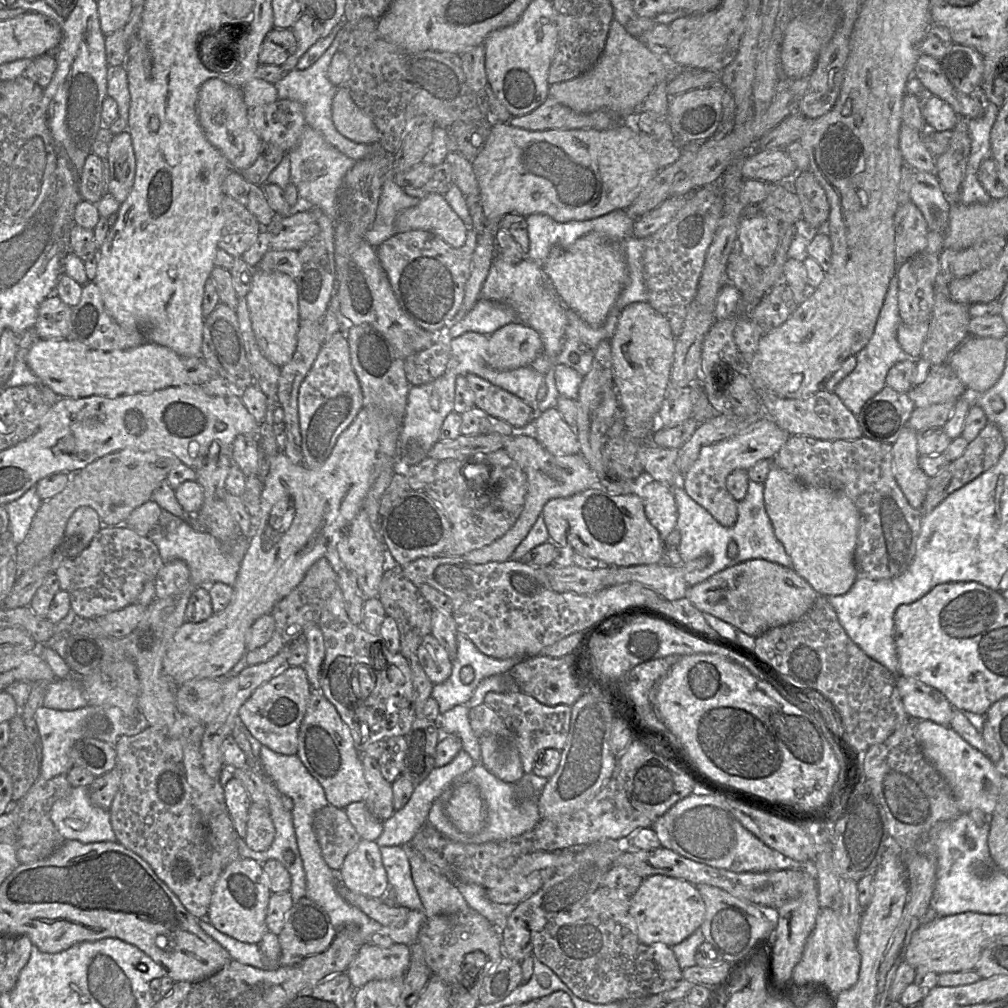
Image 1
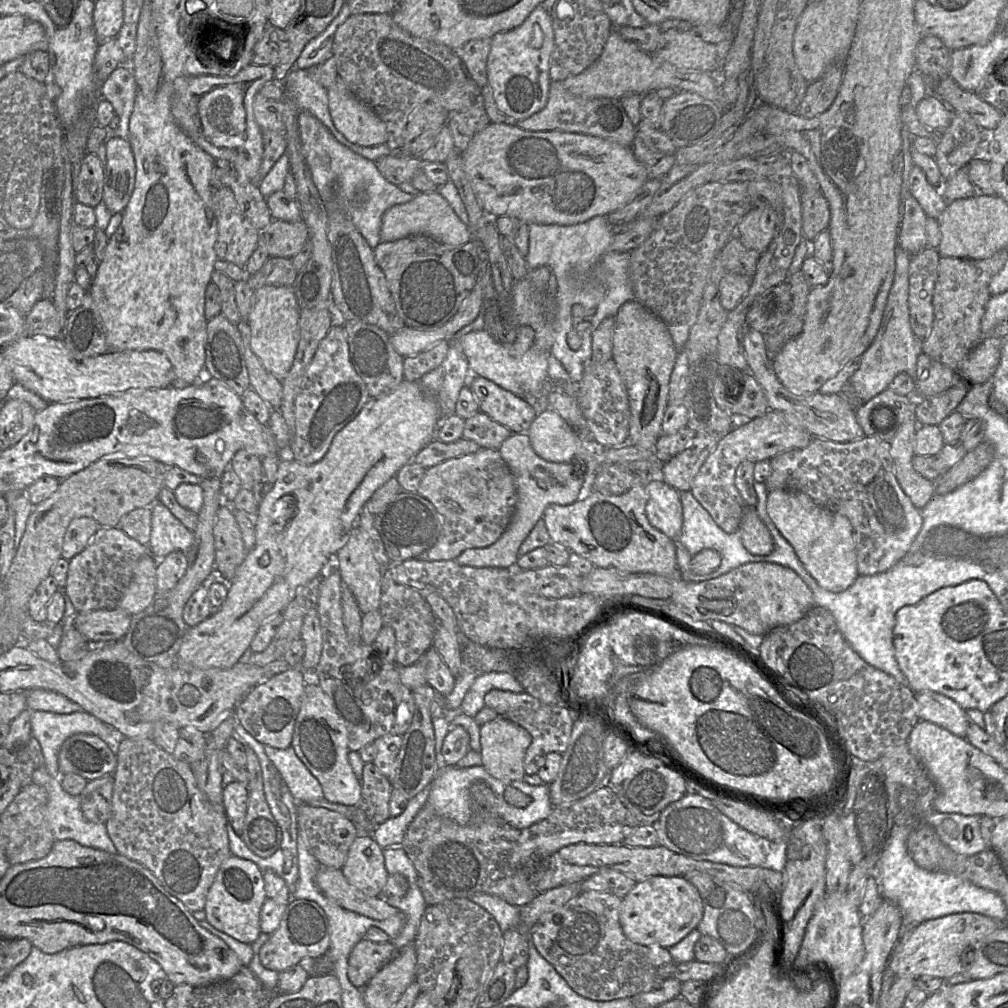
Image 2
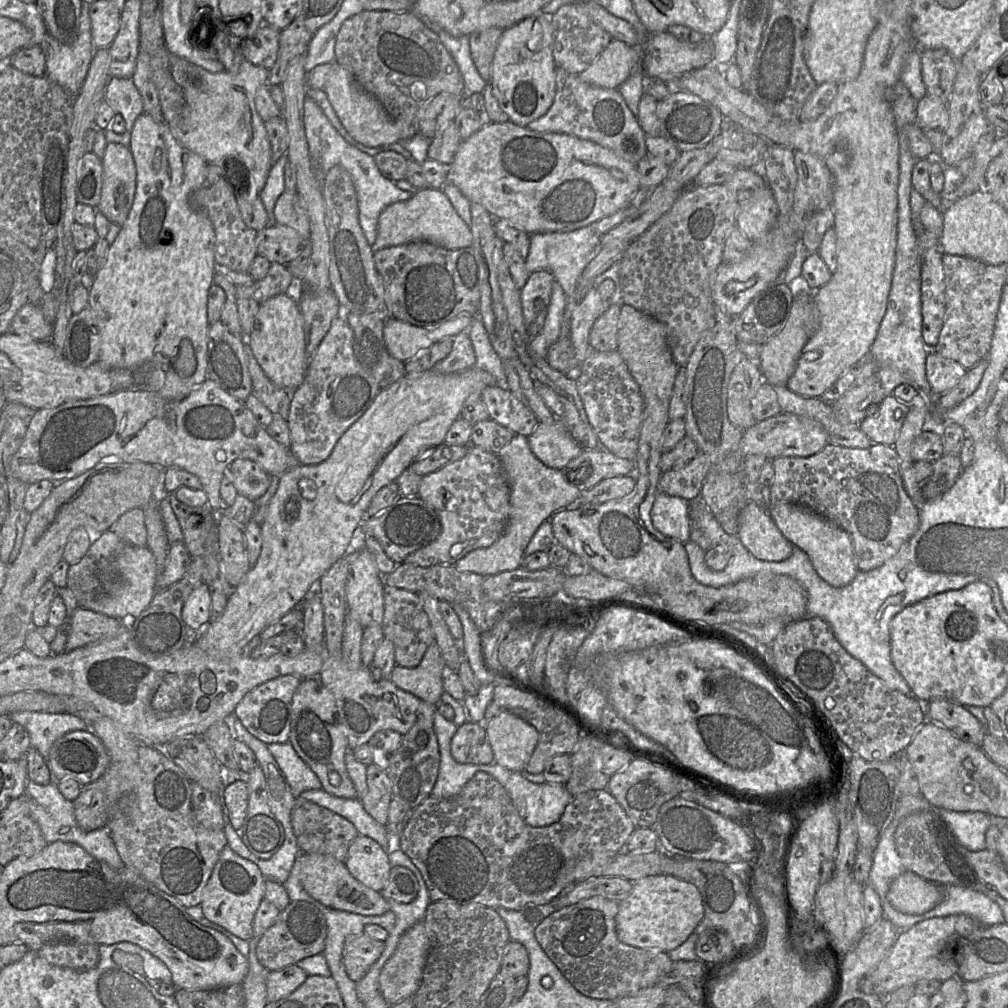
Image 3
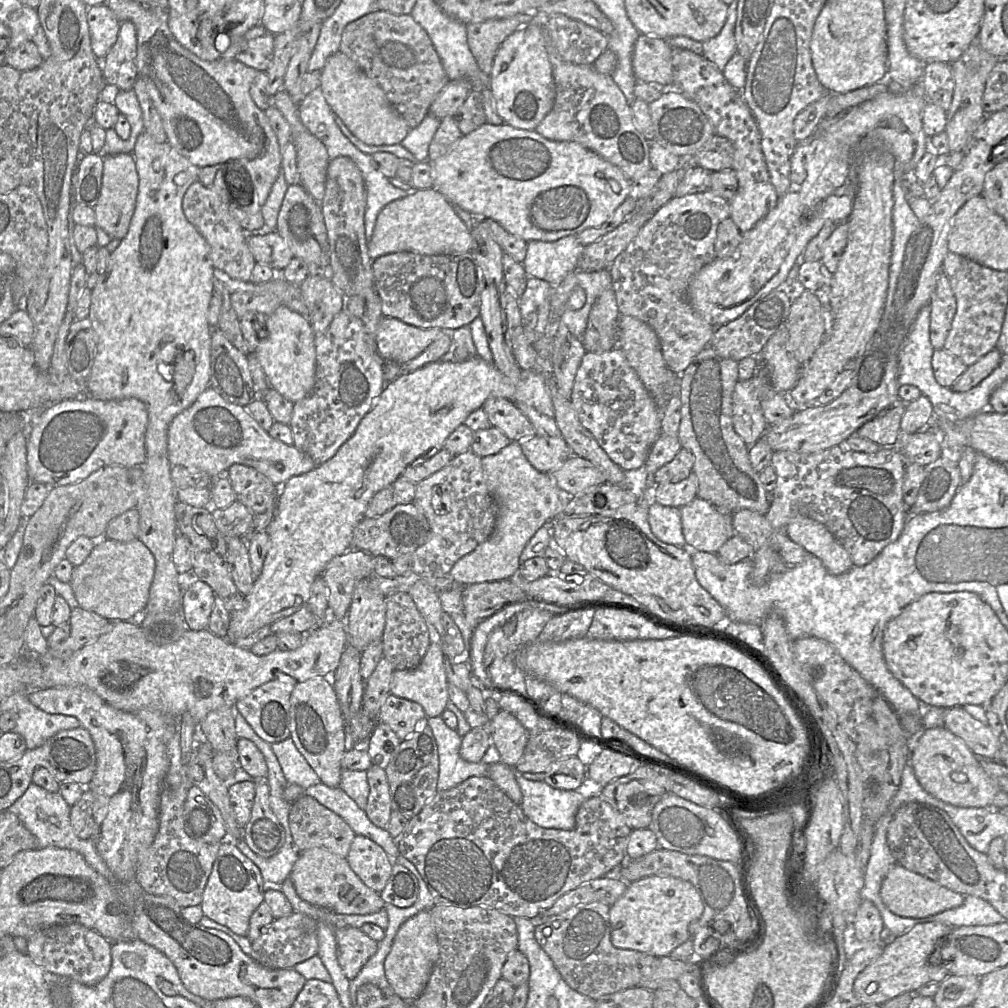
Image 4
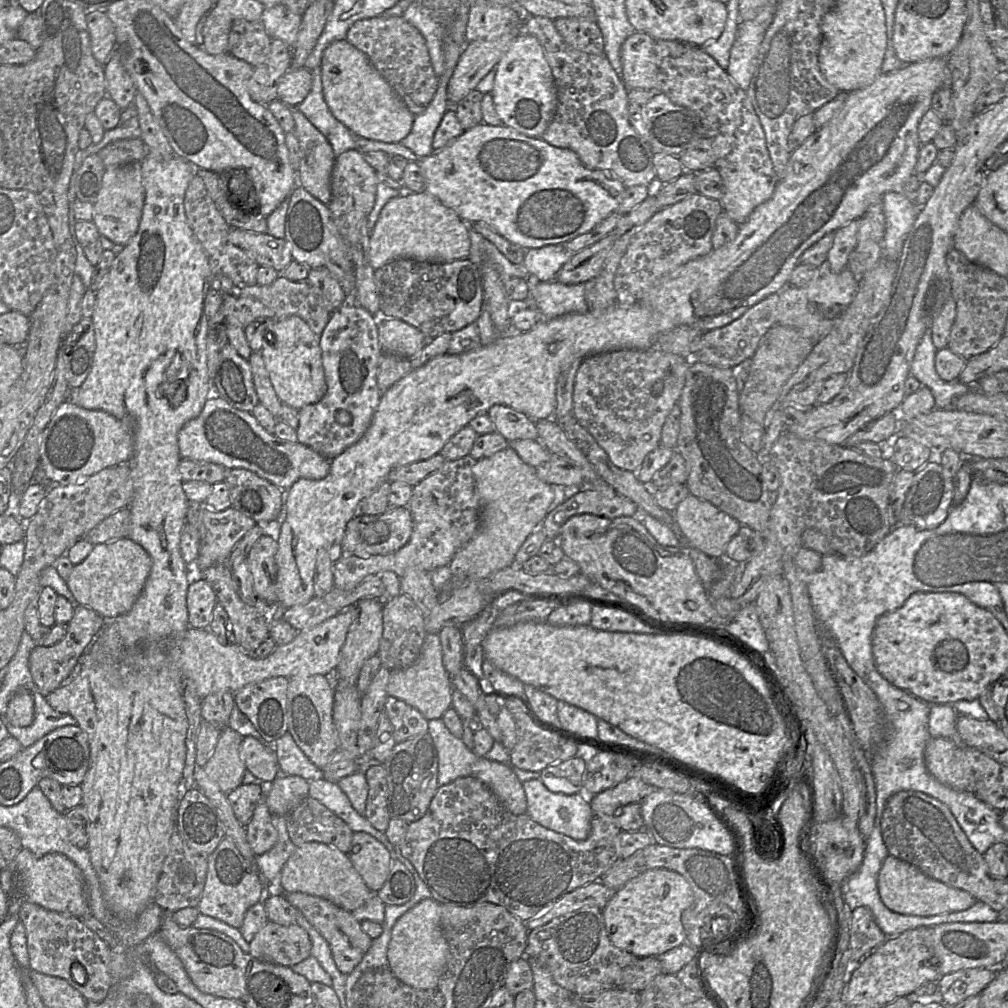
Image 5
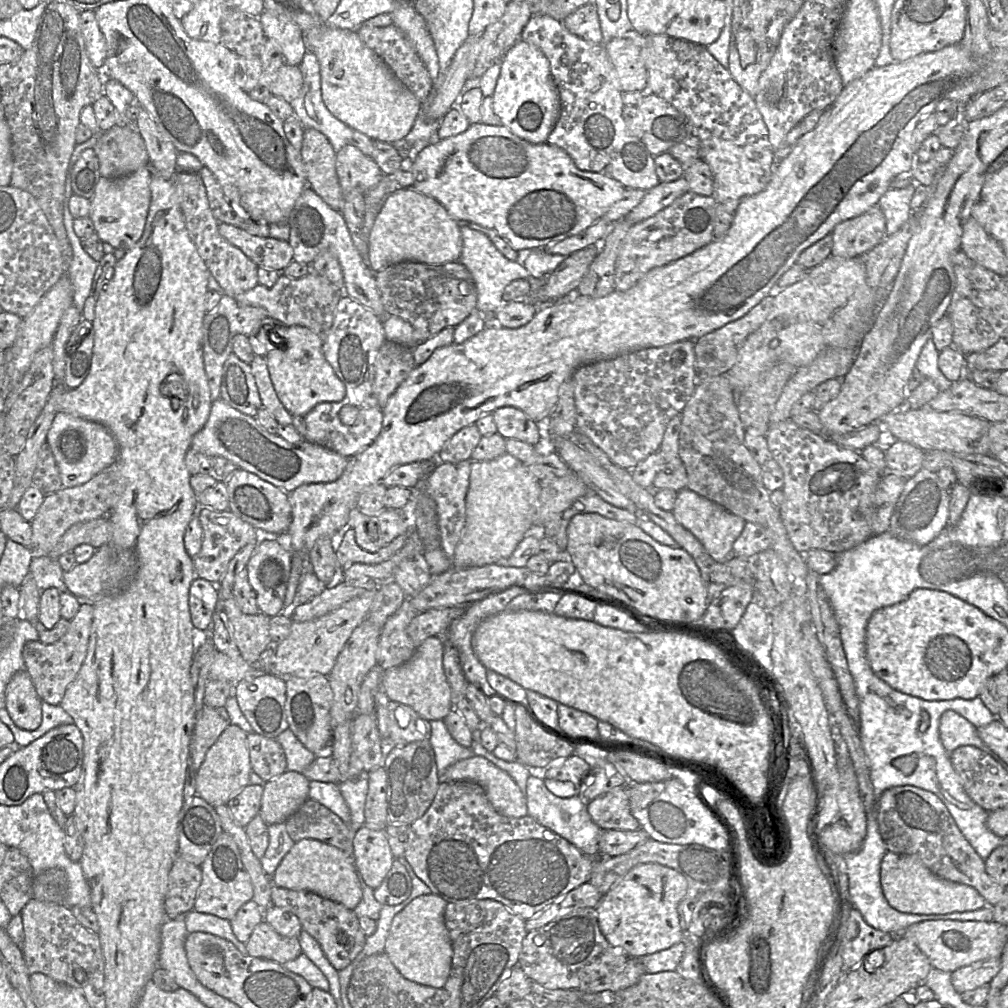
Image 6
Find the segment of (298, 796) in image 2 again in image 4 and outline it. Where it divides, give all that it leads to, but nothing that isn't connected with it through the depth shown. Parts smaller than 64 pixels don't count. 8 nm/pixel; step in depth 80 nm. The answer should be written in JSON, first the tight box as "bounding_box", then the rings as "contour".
{"bounding_box":[271,737,321,789],"contour":[[[290,737],[279,743],[271,744],[271,750],[289,784],[307,789],[321,783],[318,775],[299,753]]]}

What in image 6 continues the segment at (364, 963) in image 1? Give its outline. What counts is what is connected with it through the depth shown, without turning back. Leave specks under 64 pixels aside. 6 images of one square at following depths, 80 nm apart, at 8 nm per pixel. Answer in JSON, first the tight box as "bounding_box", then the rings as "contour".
{"bounding_box":[271,885,366,971],"contour":[[[272,885],[271,905],[292,912],[300,921],[302,930],[310,934],[320,945],[330,964],[340,971],[346,968],[362,951],[366,935],[358,917],[350,910],[332,900],[308,891],[289,890]]]}

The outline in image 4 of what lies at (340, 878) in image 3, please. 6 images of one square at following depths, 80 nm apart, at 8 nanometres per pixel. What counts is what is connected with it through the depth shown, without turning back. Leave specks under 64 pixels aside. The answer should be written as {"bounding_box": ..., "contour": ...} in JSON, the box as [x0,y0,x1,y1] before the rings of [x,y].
{"bounding_box":[289,848,386,914],"contour":[[[324,848],[301,851],[289,879],[302,900],[338,914],[373,914],[384,909],[386,905],[380,894],[367,887],[353,872],[346,858]]]}

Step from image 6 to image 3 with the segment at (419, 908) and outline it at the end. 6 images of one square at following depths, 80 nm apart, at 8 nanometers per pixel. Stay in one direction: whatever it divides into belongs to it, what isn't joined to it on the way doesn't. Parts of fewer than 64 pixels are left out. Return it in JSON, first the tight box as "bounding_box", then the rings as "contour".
{"bounding_box":[379,921,428,1005],"contour":[[[419,921],[402,934],[379,975],[379,990],[389,1005],[416,994],[428,951],[428,935]]]}

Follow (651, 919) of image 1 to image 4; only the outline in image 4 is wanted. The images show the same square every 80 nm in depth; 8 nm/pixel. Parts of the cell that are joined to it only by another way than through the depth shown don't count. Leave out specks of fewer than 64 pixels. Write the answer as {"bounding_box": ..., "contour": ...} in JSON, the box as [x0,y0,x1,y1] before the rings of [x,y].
{"bounding_box":[610,876,703,956],"contour":[[[648,876],[628,883],[625,893],[610,907],[611,942],[620,949],[668,956],[689,938],[689,925],[703,913],[703,903],[688,881],[671,876]]]}

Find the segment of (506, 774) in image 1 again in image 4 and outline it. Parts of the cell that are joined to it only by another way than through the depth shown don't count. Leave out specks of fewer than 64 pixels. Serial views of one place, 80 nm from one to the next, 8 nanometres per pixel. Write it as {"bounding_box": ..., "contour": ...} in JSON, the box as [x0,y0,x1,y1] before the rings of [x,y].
{"bounding_box":[488,710,528,768],"contour":[[[500,710],[488,723],[491,744],[499,754],[500,762],[514,768],[523,755],[528,742],[528,732],[509,712]]]}

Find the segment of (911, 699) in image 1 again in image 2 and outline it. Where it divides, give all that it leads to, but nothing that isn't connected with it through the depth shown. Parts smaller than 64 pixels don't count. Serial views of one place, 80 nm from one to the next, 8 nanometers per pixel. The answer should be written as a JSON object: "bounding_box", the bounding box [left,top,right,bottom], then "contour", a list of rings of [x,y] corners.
{"bounding_box":[916,691,970,738],"contour":[[[933,691],[916,693],[920,720],[932,722],[965,738],[970,724],[966,710],[951,698]]]}

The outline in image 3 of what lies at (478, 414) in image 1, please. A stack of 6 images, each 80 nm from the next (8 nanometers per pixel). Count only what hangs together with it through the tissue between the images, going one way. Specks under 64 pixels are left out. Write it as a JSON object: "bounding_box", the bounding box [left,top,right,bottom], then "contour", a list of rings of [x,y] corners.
{"bounding_box":[470,419,514,454],"contour":[[[487,419],[472,425],[470,443],[488,452],[498,454],[514,435],[506,427]]]}

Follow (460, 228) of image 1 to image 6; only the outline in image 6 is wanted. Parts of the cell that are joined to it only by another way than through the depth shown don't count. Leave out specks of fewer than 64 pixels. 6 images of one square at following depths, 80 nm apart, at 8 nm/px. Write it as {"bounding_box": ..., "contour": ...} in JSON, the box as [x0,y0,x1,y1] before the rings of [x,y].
{"bounding_box":[368,189,462,272],"contour":[[[414,189],[389,194],[368,234],[368,260],[374,272],[401,262],[443,264],[458,261],[462,251],[460,222],[436,199]]]}

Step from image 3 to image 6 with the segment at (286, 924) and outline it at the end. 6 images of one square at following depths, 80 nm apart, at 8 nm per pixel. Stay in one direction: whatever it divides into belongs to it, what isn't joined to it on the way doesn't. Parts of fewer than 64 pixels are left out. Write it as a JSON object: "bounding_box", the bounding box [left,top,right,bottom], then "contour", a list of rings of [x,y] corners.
{"bounding_box":[245,923,302,964],"contour":[[[268,923],[257,924],[245,943],[248,956],[284,964],[302,954],[299,939],[278,934]]]}

